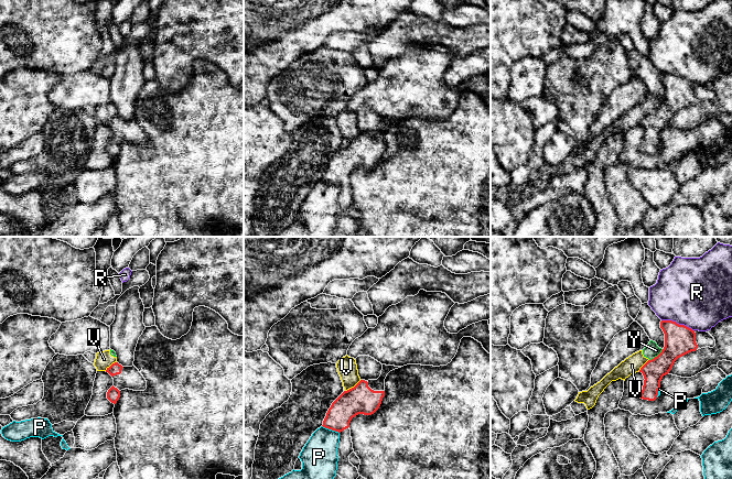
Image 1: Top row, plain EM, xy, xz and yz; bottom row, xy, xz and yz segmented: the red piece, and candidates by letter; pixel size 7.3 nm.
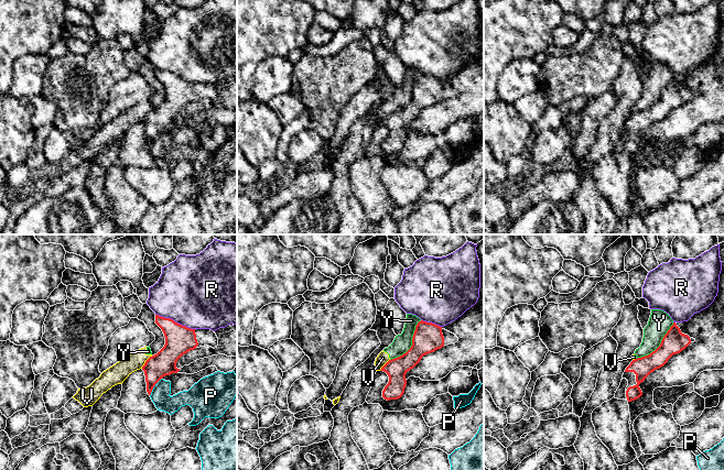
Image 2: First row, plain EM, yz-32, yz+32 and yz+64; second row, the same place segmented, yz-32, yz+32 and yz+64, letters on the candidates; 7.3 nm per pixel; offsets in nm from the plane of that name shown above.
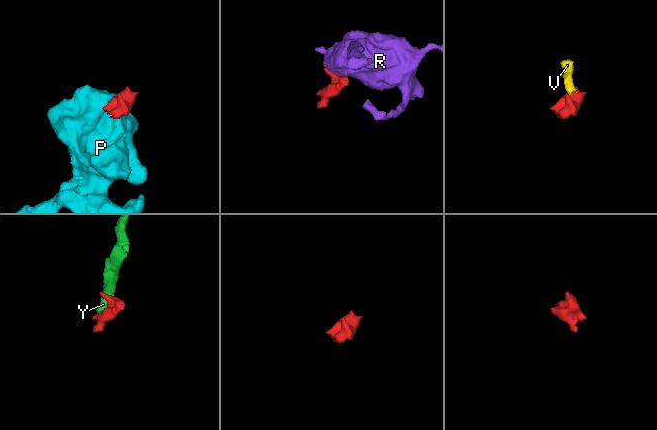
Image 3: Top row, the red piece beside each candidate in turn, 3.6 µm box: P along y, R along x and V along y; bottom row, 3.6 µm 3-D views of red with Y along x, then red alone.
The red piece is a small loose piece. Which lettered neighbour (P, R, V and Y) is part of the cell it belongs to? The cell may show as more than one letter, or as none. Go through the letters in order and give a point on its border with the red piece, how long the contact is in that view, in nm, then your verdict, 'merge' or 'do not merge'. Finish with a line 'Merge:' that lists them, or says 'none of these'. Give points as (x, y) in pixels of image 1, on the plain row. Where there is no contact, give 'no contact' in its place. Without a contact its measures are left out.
P: contact xz (331, 182); length 140 nm; do not merge
R: contact yz (678, 77); length 260 nm; do not merge
V: contact xz (354, 140); length 150 nm; do not merge
Y: contact yz (657, 109); length 130 nm; do not merge
Merge: none of these

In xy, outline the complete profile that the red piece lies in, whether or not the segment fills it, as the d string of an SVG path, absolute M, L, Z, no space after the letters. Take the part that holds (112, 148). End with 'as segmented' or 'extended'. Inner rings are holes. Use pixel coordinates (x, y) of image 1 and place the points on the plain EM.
M115 116L107 121L106 126L114 132L114 139L107 145L107 152L114 157L119 153L121 143L144 144L147 142L146 132L134 119L122 120Z | extended

